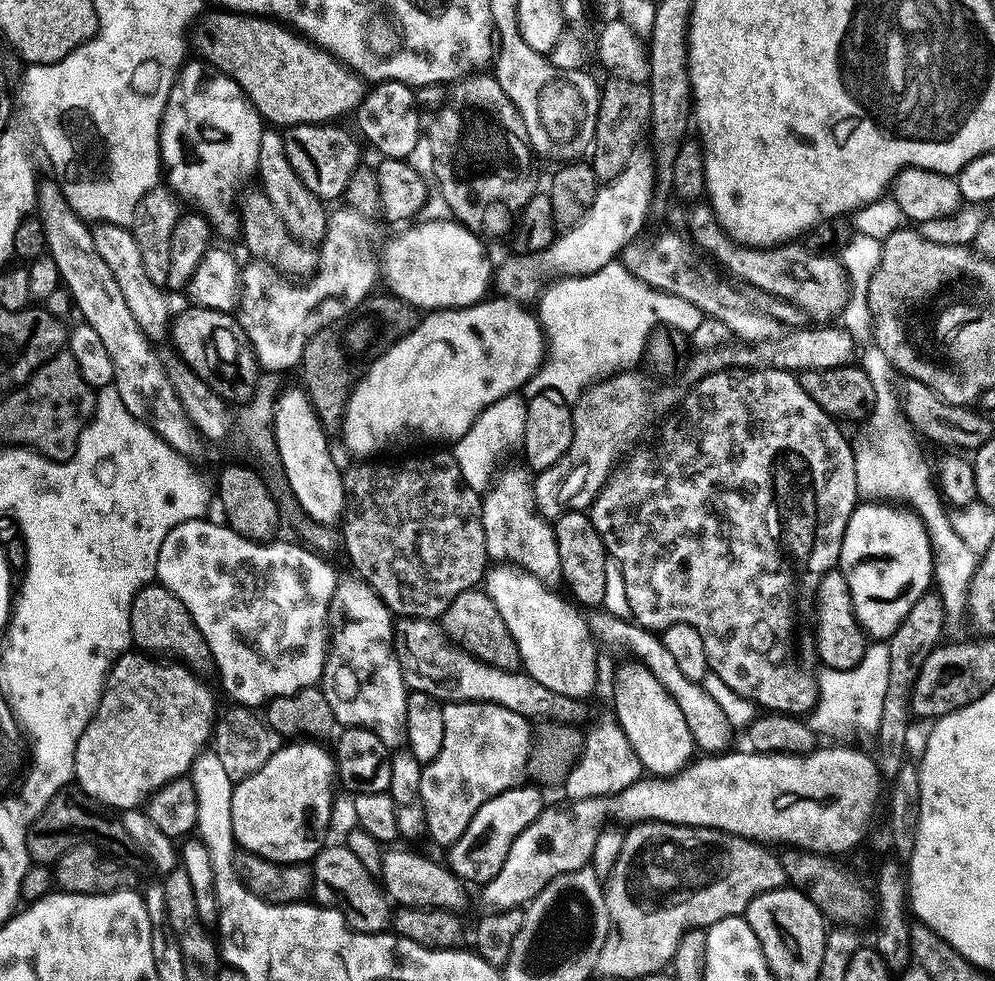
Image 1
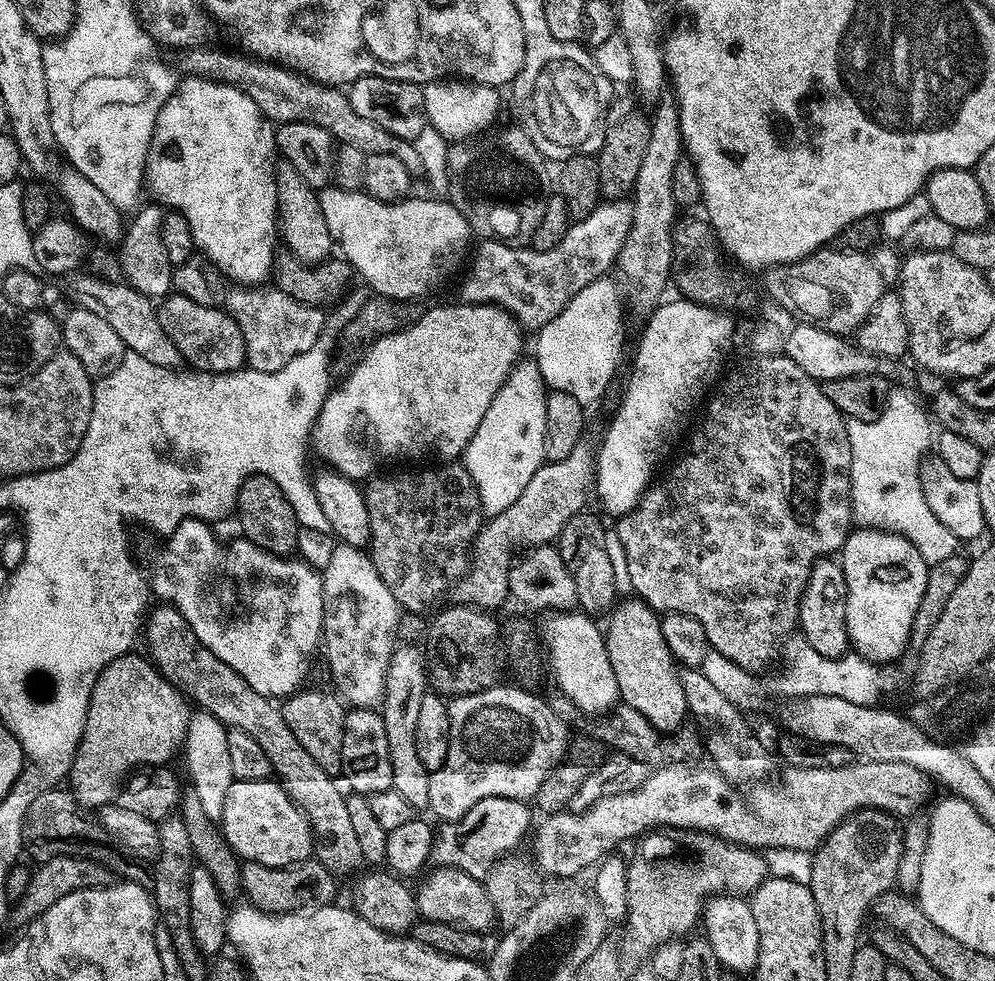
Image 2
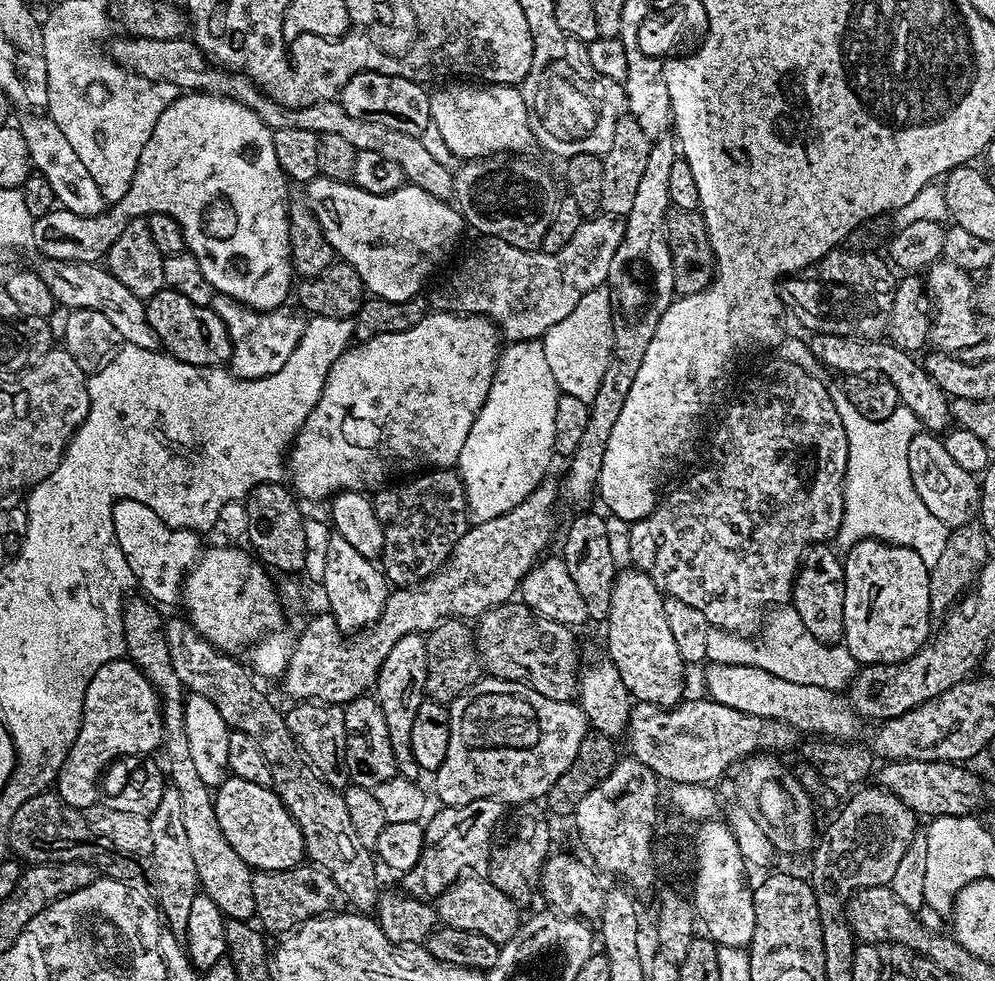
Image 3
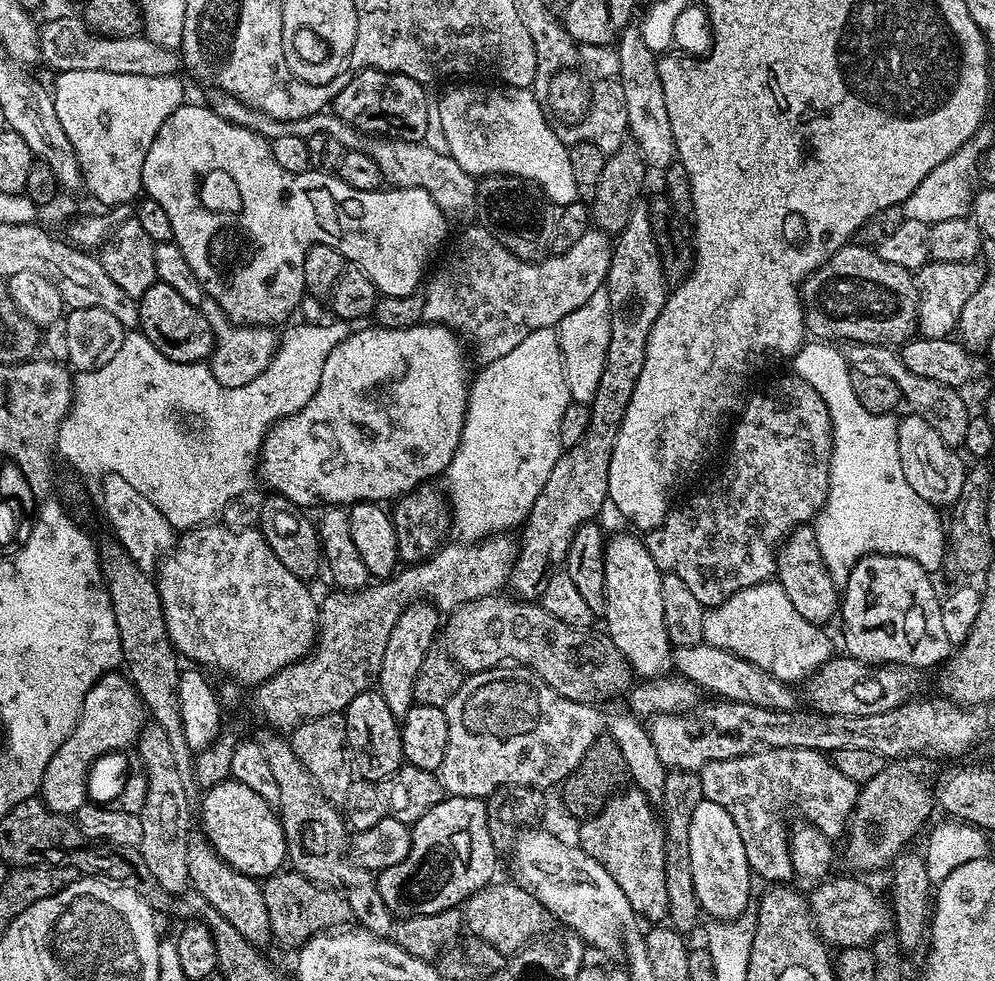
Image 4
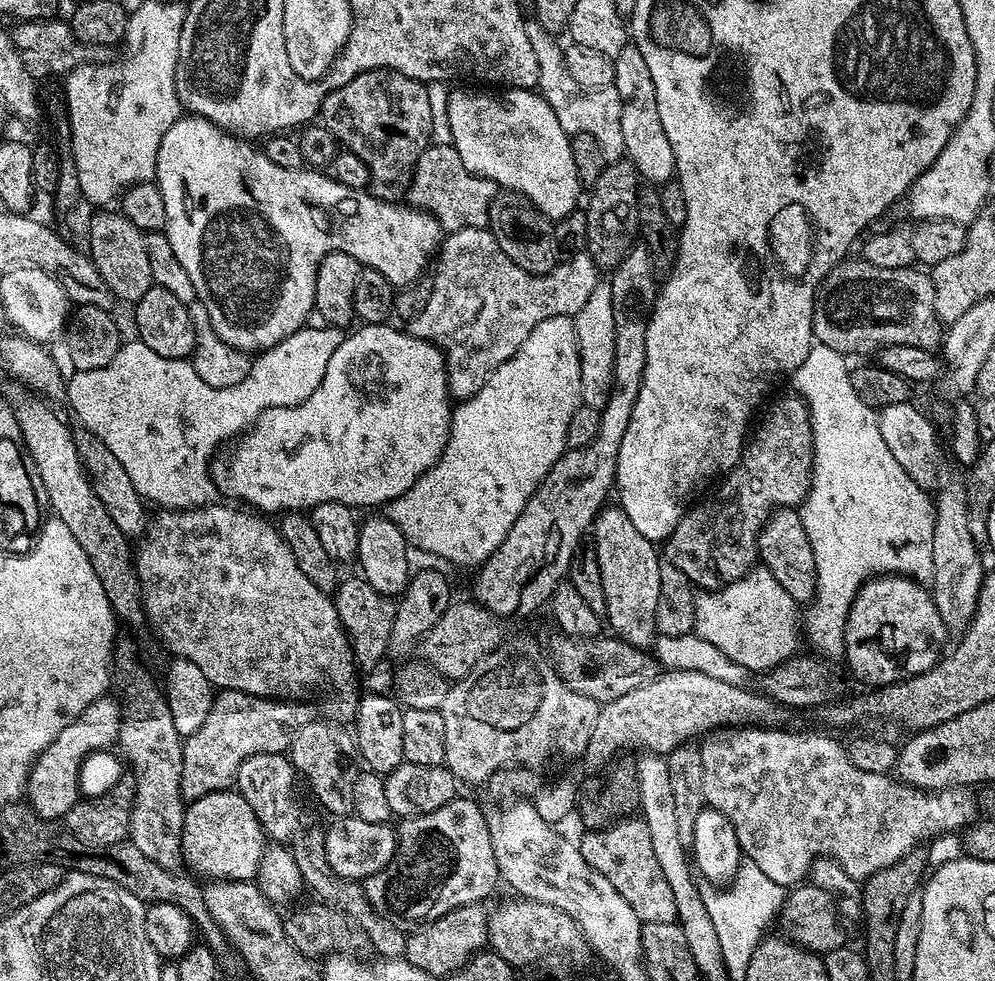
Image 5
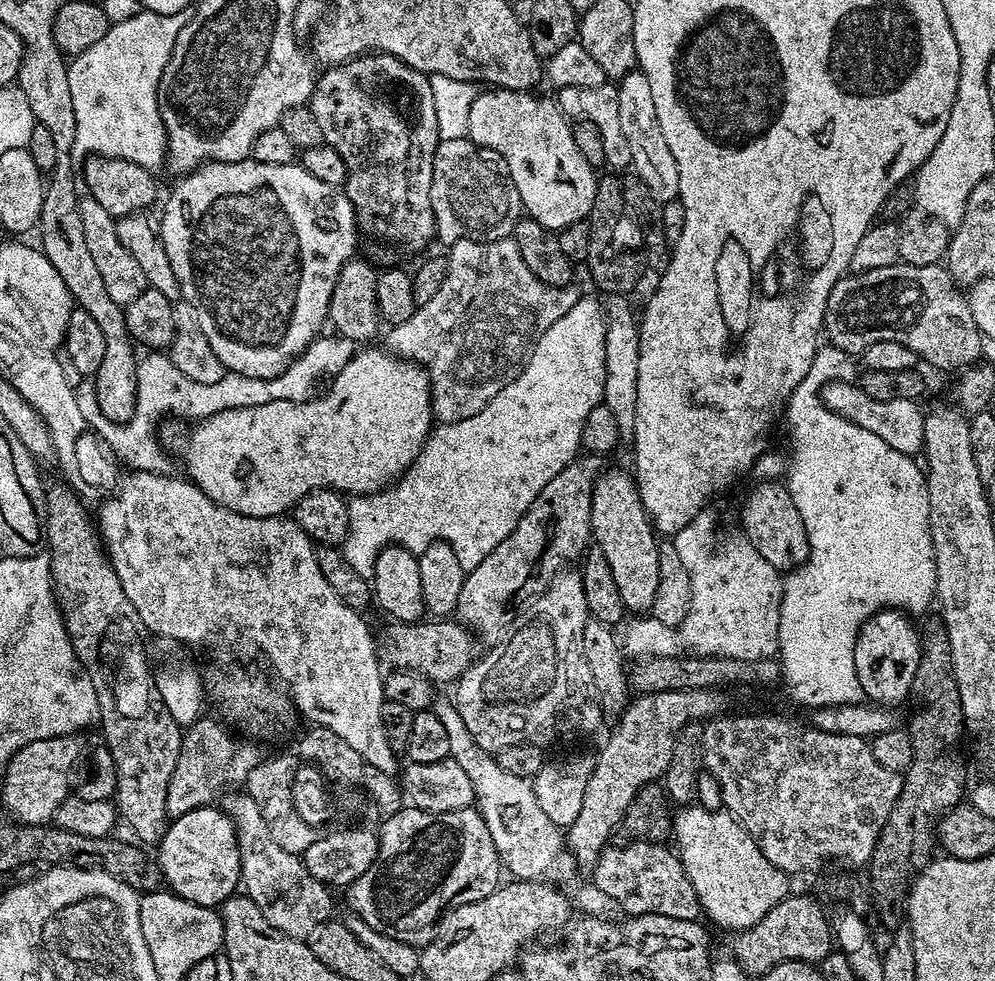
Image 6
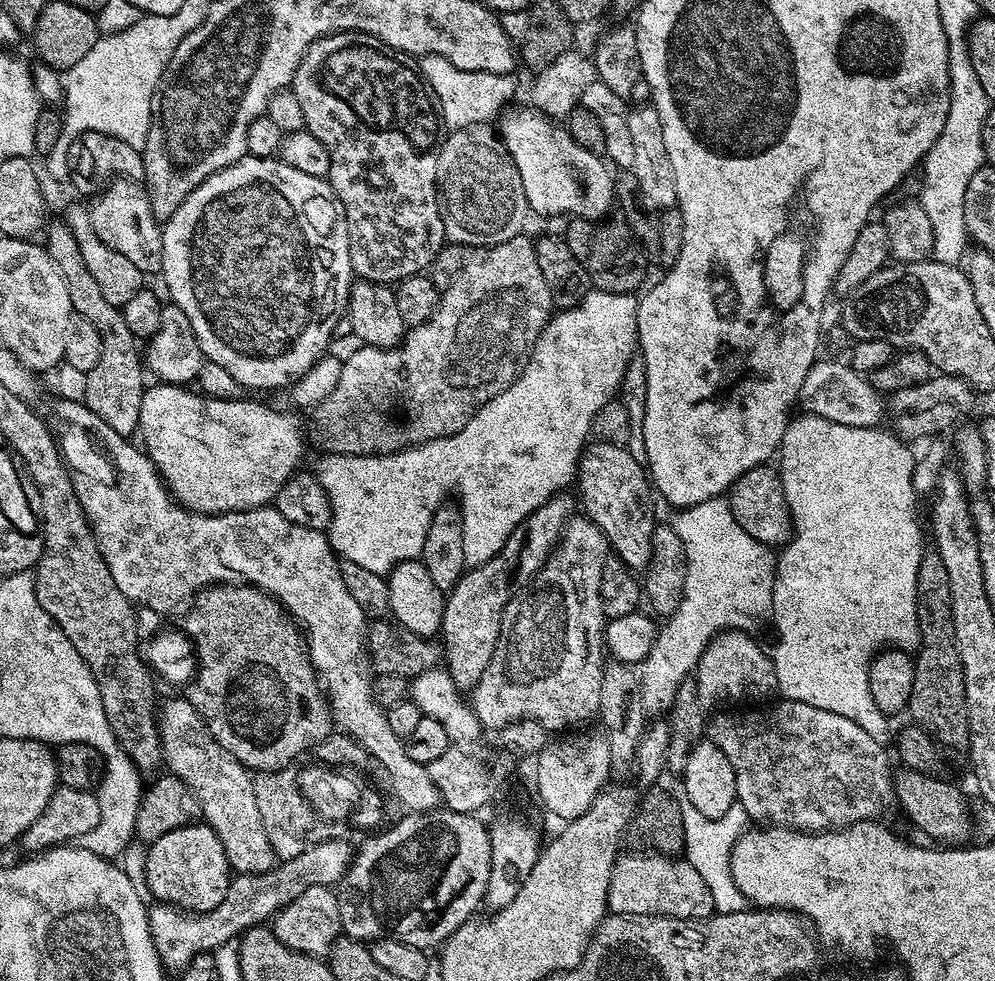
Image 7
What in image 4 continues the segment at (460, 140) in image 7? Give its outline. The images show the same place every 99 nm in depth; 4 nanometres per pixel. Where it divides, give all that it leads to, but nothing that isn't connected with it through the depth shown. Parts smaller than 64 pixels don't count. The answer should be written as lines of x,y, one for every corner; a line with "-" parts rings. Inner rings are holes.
219,90
209,91
207,107
211,108
214,114
218,114
226,122
242,126
245,132
258,134
260,139
270,142
274,138
297,137
307,140
310,134
334,134
338,142
349,152
368,152
374,162
382,170
385,181
391,182
398,188
421,188
434,198
434,202
449,217
469,216
476,211
476,186
477,181
454,158
447,152
430,150
430,146
423,142
411,144
409,140
393,140
391,138
377,138
372,134
365,134
351,128
346,122
342,122
331,111
325,110
315,112
301,120
275,120
270,118
262,110
244,104
238,98
231,96
229,92

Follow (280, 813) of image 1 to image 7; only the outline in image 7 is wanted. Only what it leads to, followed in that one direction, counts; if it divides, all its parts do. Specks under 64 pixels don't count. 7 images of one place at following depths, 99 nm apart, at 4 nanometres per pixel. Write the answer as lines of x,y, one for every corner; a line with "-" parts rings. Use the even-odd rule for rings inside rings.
187,824
147,845
148,857
144,860
144,884
153,901
172,904
186,912
201,913
214,910
226,895
230,869
226,850
218,842
218,834
209,824

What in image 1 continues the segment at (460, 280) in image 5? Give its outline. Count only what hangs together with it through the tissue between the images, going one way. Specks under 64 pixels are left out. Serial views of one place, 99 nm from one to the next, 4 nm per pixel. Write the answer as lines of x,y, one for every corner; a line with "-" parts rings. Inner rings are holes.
637,154
630,158
626,170
618,178
607,181
597,190
596,201
576,225
561,231
546,250
525,256
509,255
509,260
494,268
494,288
506,300
539,301
549,284
570,276
585,276
613,263
628,244
641,235
650,217
652,194
655,191
655,165
651,155

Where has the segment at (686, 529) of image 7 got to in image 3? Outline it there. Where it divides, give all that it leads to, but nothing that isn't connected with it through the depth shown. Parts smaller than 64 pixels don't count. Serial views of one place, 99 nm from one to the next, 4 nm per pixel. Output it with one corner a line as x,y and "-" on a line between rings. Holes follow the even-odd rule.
776,606
768,614
768,621
756,641
731,636
731,631
719,626
710,627
710,638
706,638
706,646
712,644
712,655
708,660
713,656
728,656
731,664
751,664
754,668
761,668
778,678
784,678
786,682
833,690
847,689
858,671
857,662
847,648
818,642
818,638
814,638
814,634
806,630
802,618
798,618
798,610
794,607

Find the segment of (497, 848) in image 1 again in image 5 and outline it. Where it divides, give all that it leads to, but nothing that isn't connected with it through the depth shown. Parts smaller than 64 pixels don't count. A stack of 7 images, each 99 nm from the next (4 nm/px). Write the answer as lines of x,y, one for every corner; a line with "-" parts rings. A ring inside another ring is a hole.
457,798
430,814
401,819
396,833
397,850
385,868
363,881
370,906
409,934
441,920
455,908
480,904
500,880
494,858
488,816
472,800

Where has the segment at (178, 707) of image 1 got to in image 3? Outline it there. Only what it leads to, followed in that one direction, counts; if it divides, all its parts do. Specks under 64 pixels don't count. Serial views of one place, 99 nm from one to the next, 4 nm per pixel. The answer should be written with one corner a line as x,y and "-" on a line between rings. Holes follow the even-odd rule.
127,658
111,660
99,668
86,686
84,720
78,730
78,738
70,746
66,758
56,775
54,791
66,802
66,806
89,808
100,796
100,775
115,760
123,756
139,757
152,754
164,742
164,723
160,717
160,697
154,686

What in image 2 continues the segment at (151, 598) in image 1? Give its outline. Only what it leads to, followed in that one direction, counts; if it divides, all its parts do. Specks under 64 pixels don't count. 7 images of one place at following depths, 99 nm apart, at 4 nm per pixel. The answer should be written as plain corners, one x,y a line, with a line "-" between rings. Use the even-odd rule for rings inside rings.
163,602
157,603
155,606
147,609
142,620
142,644
144,640
145,646
148,647
147,659
155,664
156,669
171,684
189,697
197,709
209,712
228,728
237,728
250,734
250,738
254,738
254,742
258,742
258,746
262,746
266,758
270,758
272,763
275,779
286,790
289,798
304,811
308,825
312,827
312,847
315,859
336,874
361,866
362,859
357,835
354,834
353,825
350,823
345,793
340,793
339,786
335,784
336,780
322,770
314,759
310,758
310,754
302,748
302,743
294,738
294,734
290,732
290,728
283,718
281,705
275,699
250,690
250,686
246,686
246,682
238,674
234,674
234,670
230,670
230,666
226,666
226,662
222,662
222,658
218,658
218,654
210,654
210,650
206,650
206,646
202,646
202,642
198,642
198,634
194,634
194,630
190,630
190,622
186,622
186,618
182,618
182,614
177,608

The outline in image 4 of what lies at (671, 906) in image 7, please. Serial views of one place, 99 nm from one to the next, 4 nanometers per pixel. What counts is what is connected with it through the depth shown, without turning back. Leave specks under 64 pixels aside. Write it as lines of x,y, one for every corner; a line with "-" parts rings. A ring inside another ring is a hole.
635,786
611,795
600,812
589,815
580,825
580,849
590,854
590,858
594,858
594,862
601,864
606,874
618,882
637,917
656,920
652,922
663,921
668,915
664,829
657,809

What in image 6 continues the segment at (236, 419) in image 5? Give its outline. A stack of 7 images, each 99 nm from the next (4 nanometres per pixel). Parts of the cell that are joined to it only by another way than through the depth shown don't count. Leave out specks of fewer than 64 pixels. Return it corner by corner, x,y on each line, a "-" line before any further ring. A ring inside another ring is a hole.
321,334
301,356
297,356
283,372
274,378
250,378
237,372
228,372
218,382
194,382
178,366
174,366
171,355
148,354
136,366
136,413
125,424
110,422
98,410
96,385
83,382
77,385
76,397
78,410
82,410
87,427
92,428
100,436
112,440
112,448
131,467
138,472
167,473
168,456
156,437
156,416
164,416
173,412
176,416
193,416
199,422
205,416
213,416
227,408
245,408
246,406
262,406
271,400
307,400
313,395
312,387
324,376
327,368
341,368
358,351
357,341
339,334

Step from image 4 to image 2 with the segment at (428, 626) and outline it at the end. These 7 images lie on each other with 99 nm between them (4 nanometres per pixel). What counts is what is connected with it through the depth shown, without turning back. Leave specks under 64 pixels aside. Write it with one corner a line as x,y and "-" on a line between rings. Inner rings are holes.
397,647
386,670
382,715
386,726
386,742
390,745
390,770
394,770
392,787
402,794
402,798
406,798
413,810
427,809
430,802
430,774
426,766
422,766
418,758
418,746
414,742
414,733
418,731
418,706
429,684
421,651
417,647

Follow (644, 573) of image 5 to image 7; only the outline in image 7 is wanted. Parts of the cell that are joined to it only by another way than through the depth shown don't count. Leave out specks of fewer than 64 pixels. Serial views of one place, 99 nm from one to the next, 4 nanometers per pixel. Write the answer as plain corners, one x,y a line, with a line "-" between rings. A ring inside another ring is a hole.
592,442
585,447
578,465
578,500
588,519
594,521
608,538
608,547
627,568
647,569
652,535
658,523
652,505
654,488
645,466
631,458
627,447

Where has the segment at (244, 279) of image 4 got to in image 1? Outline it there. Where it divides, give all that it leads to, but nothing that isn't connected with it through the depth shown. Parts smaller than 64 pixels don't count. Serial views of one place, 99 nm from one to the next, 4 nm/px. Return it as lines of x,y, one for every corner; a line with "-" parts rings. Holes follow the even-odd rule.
193,59
193,64
180,69
176,85
170,90
168,106
162,114
160,123
160,162
167,187
173,189
181,201
195,206
212,225
217,233
228,232
241,227
238,215
238,201
241,199
240,187
244,175
257,175
257,148
262,146
262,134
266,124
258,115
253,103
240,91
237,84
226,82
226,76
219,75
215,68
203,60
-
452,218
412,222
397,232
378,252
378,268
391,295
410,302
417,310
465,308
485,299
494,264
484,253
485,241
475,232

